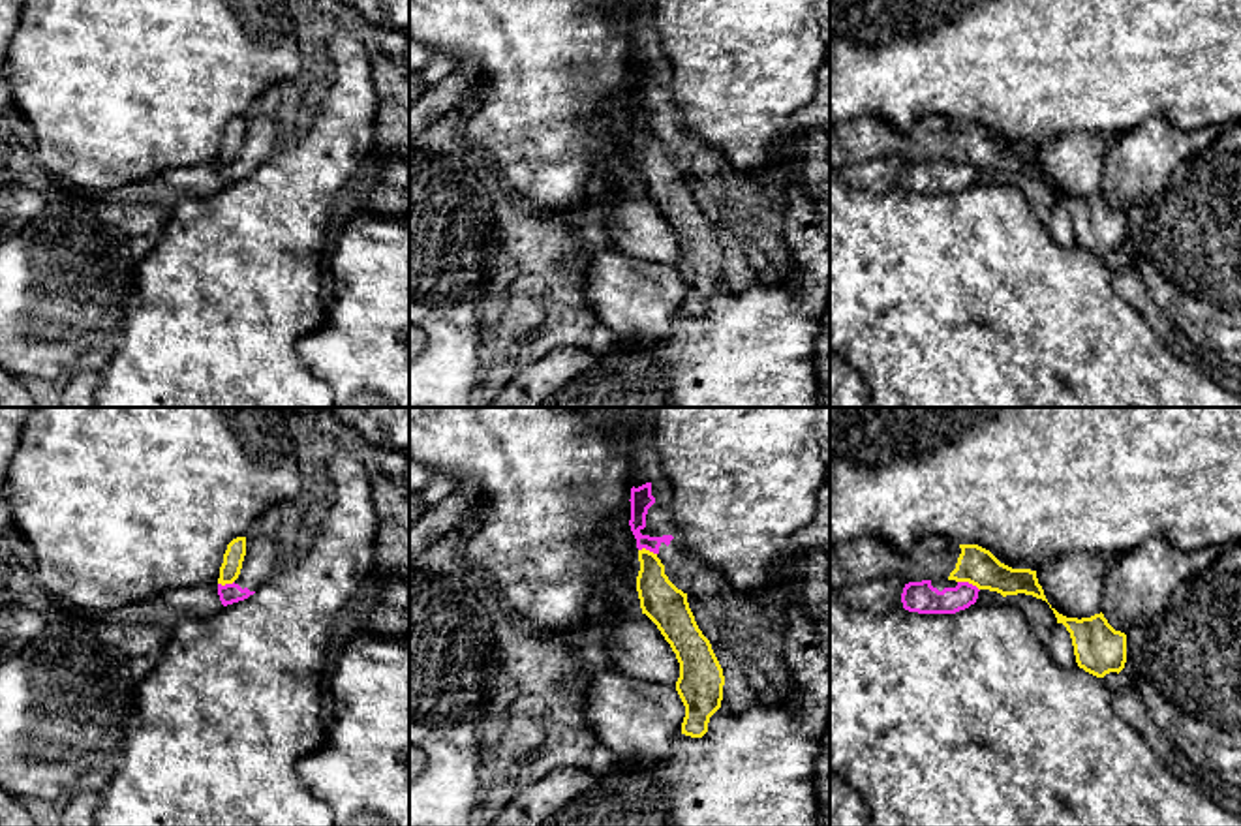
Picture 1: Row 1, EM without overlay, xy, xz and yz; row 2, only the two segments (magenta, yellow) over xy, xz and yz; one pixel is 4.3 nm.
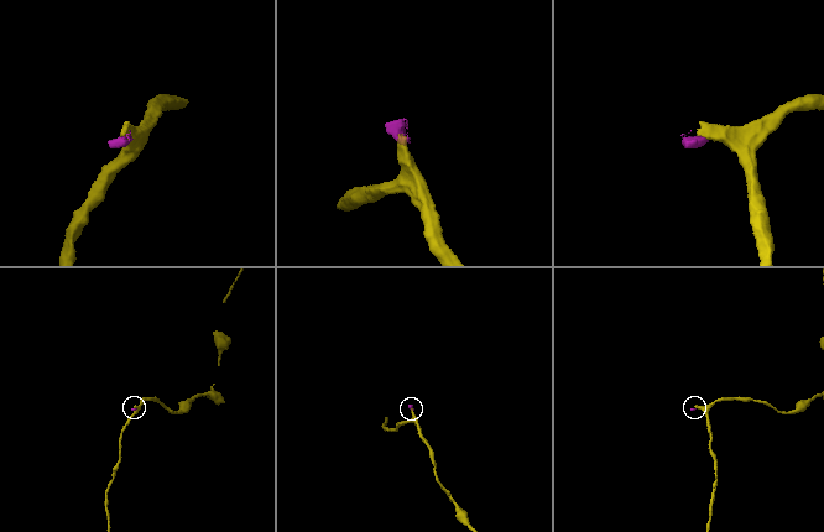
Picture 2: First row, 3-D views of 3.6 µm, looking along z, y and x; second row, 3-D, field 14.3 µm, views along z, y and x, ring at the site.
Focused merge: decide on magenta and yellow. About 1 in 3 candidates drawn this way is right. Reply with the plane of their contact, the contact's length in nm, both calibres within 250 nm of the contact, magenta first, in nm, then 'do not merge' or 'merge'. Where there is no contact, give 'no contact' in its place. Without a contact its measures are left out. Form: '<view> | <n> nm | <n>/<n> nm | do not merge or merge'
yz | 100 nm | 140/160 nm | do not merge

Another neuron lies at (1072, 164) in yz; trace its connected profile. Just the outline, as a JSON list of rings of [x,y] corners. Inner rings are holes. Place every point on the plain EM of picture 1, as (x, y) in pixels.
[[[1070,131],[1036,148],[1038,163],[1051,188],[1066,197],[1091,197],[1102,191],[1106,152],[1117,137]]]

